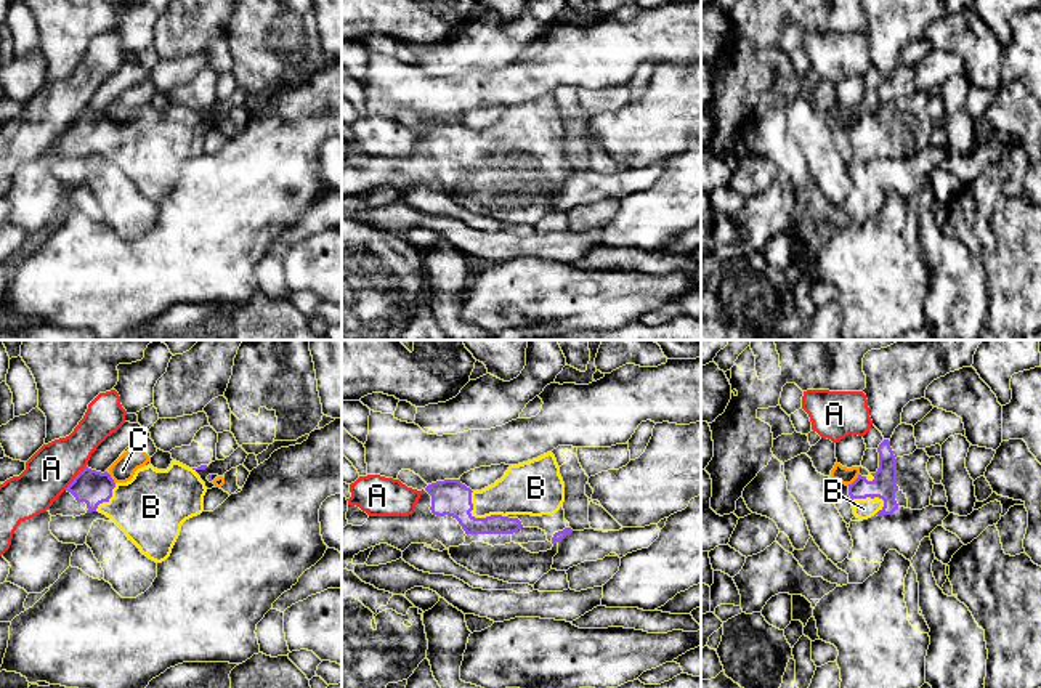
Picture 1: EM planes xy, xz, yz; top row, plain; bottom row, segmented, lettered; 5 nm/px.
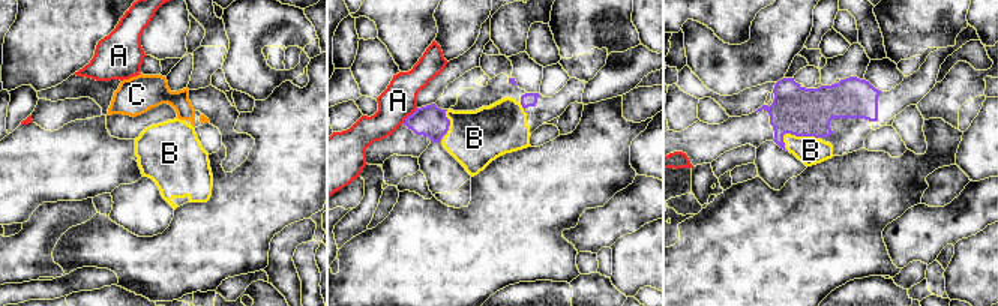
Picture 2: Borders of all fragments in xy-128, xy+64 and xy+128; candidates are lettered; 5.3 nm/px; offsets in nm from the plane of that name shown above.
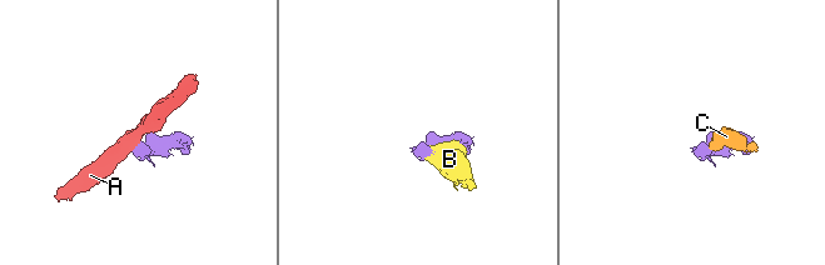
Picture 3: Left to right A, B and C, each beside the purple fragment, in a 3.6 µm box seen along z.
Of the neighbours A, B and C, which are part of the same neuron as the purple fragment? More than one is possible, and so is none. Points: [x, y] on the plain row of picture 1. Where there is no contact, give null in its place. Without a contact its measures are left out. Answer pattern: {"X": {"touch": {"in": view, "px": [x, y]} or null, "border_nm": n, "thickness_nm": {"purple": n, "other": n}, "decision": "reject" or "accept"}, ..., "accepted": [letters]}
{"A": {"touch": {"in": "xy", "px": [74, 119]}, "border_nm": 170, "thickness_nm": {"purple": 170, "other": 240}, "decision": "reject"}, "B": {"touch": {"in": "xz", "px": [478, 159]}, "border_nm": 220, "thickness_nm": {"purple": 180, "other": 240}, "decision": "accept"}, "C": {"touch": {"in": "yz", "px": [855, 121]}, "border_nm": 90, "thickness_nm": {"purple": 130, "other": 80}, "decision": "reject"}, "accepted": ["B"]}

